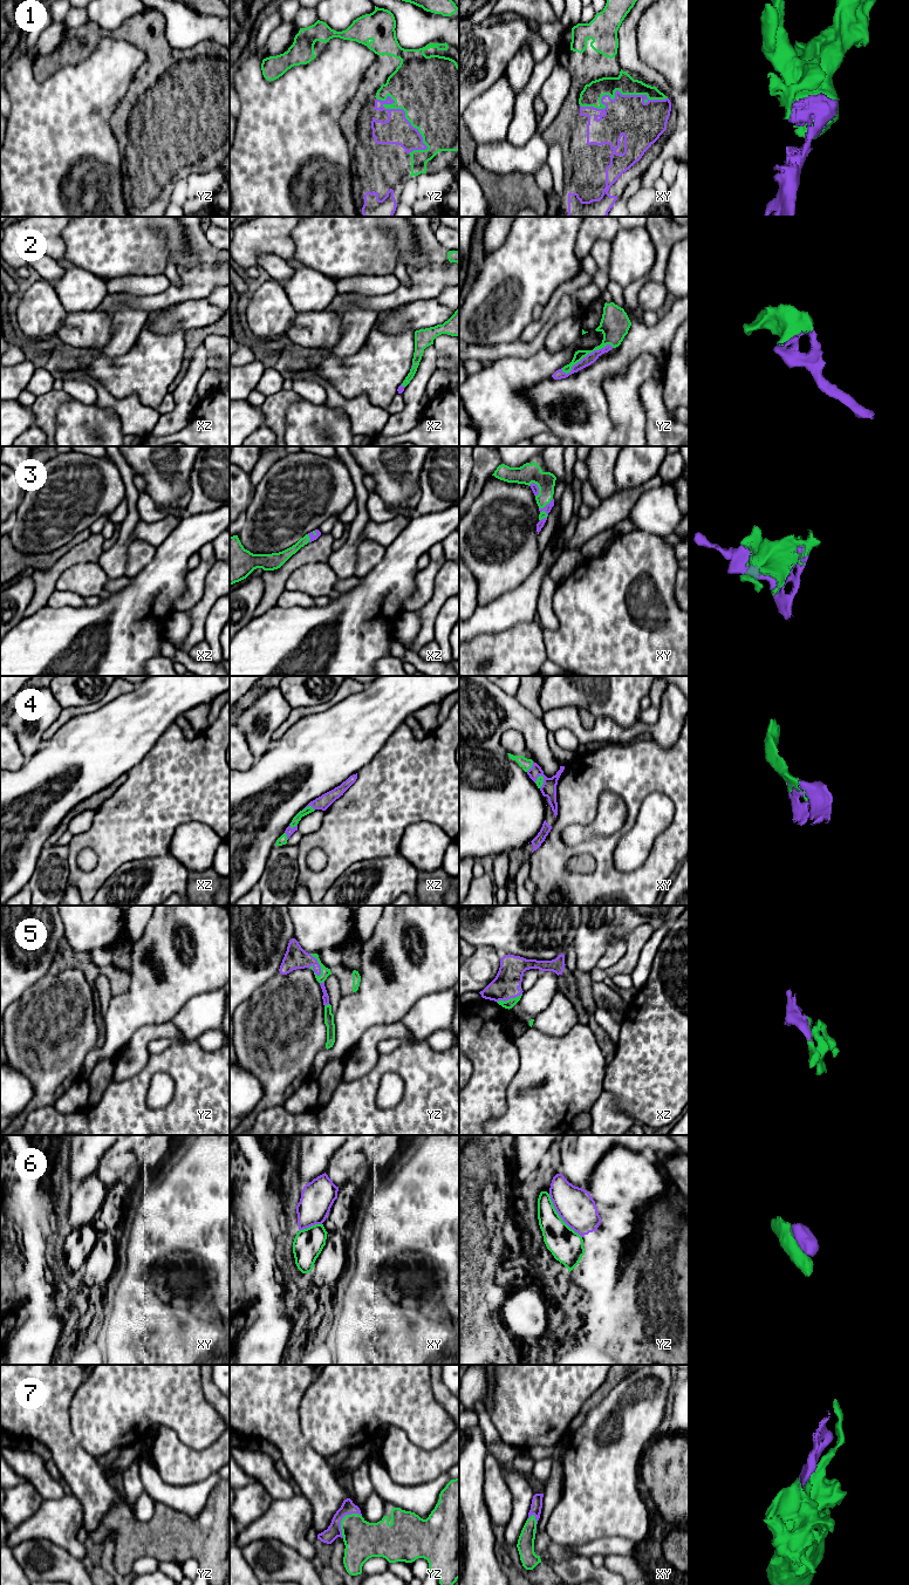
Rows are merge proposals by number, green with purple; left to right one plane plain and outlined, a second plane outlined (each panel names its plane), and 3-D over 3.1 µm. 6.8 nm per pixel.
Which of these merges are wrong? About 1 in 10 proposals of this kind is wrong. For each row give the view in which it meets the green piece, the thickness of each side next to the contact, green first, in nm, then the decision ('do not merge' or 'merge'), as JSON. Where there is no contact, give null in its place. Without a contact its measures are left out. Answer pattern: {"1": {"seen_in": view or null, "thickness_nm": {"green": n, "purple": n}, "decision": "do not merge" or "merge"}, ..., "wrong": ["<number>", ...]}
{"1": {"seen_in": "xy", "thickness_nm": {"green": 140, "purple": 280}, "decision": "merge"}, "2": {"seen_in": "yz", "thickness_nm": {"green": 160, "purple": 70}, "decision": "merge"}, "3": {"seen_in": "xz", "thickness_nm": {"green": 90, "purple": 40}, "decision": "merge"}, "4": {"seen_in": "xz", "thickness_nm": {"green": 50, "purple": 100}, "decision": "merge"}, "5": {"seen_in": "yz", "thickness_nm": {"green": 60, "purple": 160}, "decision": "merge"}, "6": {"seen_in": "yz", "thickness_nm": {"green": 220, "purple": 260}, "decision": "do not merge"}, "7": {"seen_in": "yz", "thickness_nm": {"green": 260, "purple": 100}, "decision": "merge"}, "wrong": ["6"]}

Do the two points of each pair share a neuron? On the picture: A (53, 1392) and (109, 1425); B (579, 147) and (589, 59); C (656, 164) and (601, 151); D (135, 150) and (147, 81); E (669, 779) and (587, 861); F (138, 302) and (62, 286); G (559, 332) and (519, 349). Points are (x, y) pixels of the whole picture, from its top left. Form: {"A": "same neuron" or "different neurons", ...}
{"A": "different neurons", "B": "same neuron", "C": "different neurons", "D": "same neuron", "E": "different neurons", "F": "different neurons", "G": "different neurons"}

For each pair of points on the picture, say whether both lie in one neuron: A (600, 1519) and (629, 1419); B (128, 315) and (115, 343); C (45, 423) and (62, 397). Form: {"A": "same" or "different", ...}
{"A": "same", "B": "same", "C": "same"}

